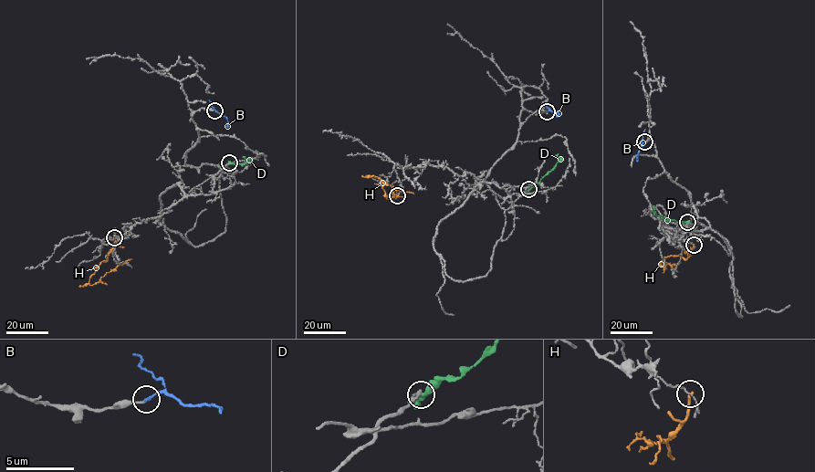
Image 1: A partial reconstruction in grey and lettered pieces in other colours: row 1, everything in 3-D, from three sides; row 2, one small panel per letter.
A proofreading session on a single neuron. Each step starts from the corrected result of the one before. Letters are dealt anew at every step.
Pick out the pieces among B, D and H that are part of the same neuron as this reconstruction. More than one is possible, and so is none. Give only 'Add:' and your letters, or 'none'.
Add: B

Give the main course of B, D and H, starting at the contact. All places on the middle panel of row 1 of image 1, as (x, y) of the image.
B: (547, 110), (558, 112), (556, 116)
D: (528, 189), (535, 186), (560, 160), (558, 153)
H: (397, 195), (386, 198), (381, 182), (373, 176), (395, 189), (413, 194)

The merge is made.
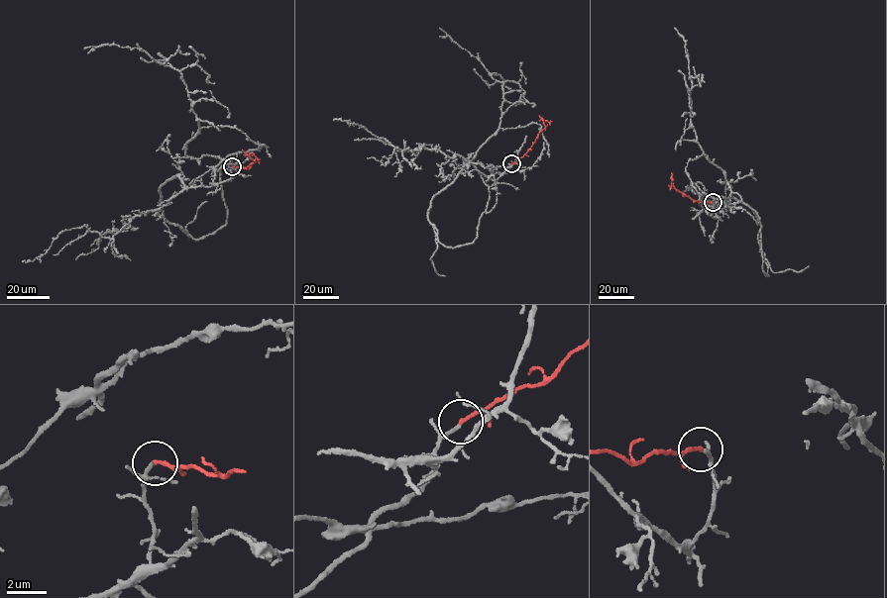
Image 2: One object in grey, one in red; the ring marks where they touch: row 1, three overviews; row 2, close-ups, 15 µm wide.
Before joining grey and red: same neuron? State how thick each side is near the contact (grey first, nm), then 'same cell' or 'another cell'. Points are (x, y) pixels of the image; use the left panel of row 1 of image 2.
170 nm thick on the grey side, 190 nm on the other; same cell

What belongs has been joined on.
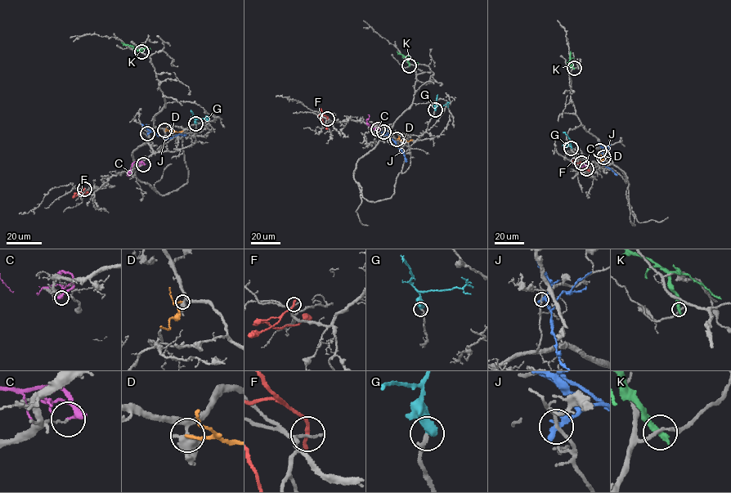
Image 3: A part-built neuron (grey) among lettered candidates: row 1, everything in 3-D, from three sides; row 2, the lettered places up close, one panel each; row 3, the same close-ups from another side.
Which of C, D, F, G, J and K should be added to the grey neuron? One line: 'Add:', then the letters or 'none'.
Add: G

